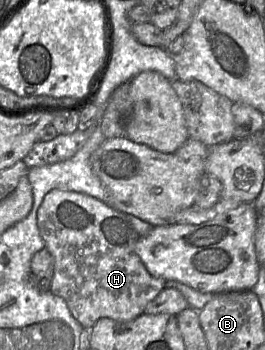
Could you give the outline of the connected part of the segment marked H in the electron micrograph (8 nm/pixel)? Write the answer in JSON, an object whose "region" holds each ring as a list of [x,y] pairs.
{"region":[[[62,189],[48,192],[38,209],[38,228],[54,258],[49,291],[65,300],[72,316],[83,329],[91,329],[101,318],[133,320],[142,315],[147,304],[165,288],[166,280],[152,276],[135,253],[140,236],[126,220],[126,215],[92,196]]]}

